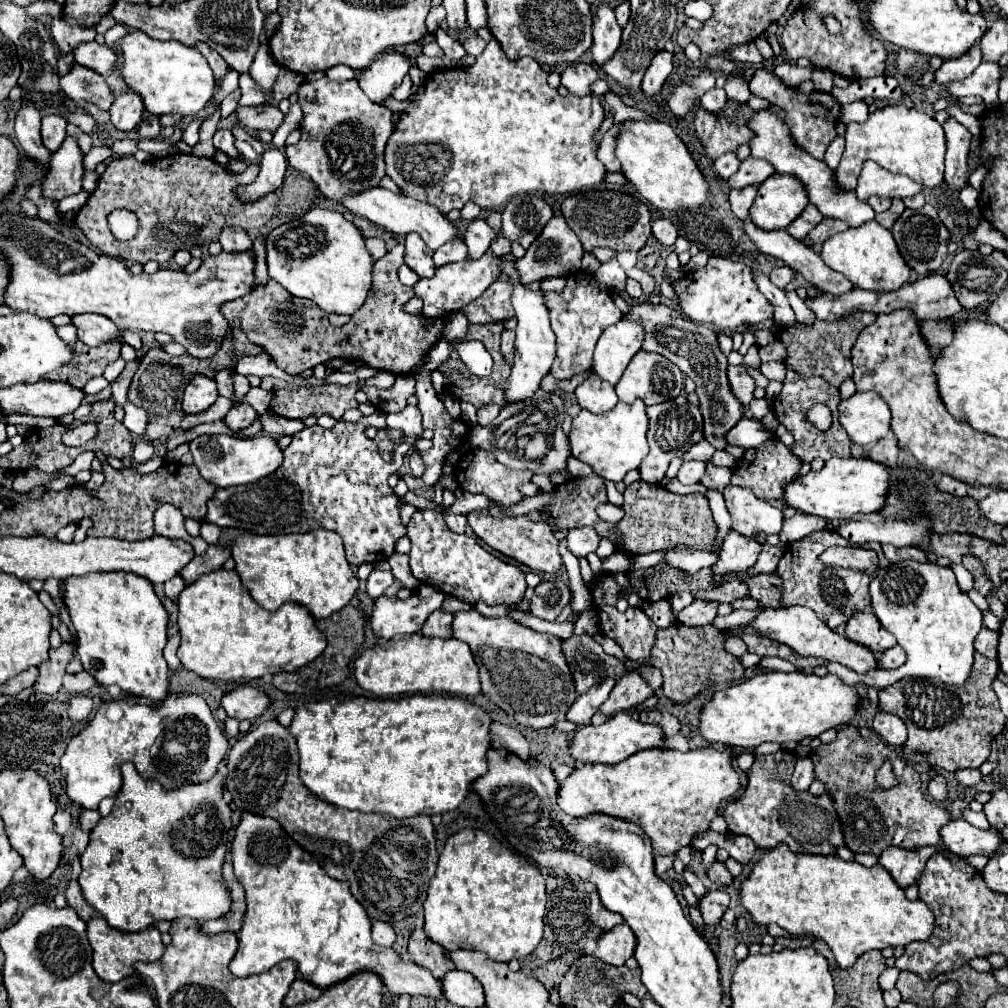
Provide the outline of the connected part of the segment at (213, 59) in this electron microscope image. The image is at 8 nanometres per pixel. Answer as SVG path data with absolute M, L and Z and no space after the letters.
M197 44L195 46L205 58L207 58L207 62L209 62L209 66L213 68L213 72L215 72L215 78L219 80L223 74L225 74L225 70L227 70L227 64L225 64L225 60L213 50L213 48L209 48L209 44Z

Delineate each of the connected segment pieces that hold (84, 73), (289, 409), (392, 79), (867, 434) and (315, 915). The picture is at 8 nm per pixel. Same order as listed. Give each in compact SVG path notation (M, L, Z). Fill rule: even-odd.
M73 64L71 72L61 78L61 88L71 100L87 100L101 110L107 110L113 102L113 94L105 84L105 78L79 64Z
M357 382L349 386L335 386L333 392L329 392L329 386L309 386L305 390L295 392L279 390L275 392L275 398L269 408L273 414L285 418L319 418L323 414L341 418L349 408L357 408L357 390Z
M391 50L377 58L363 74L359 76L361 90L379 106L393 96L393 90L401 86L403 74L409 72L409 58L403 52Z
M857 392L839 404L839 422L855 444L867 446L891 430L891 412L877 392Z
M243 812L235 828L231 862L247 896L247 912L237 932L239 948L229 966L235 976L263 974L289 958L299 964L305 980L321 988L329 988L353 972L373 970L397 996L443 996L441 982L427 968L403 962L393 948L381 948L371 940L371 920L353 898L349 884L331 878L307 850L287 836L277 820Z

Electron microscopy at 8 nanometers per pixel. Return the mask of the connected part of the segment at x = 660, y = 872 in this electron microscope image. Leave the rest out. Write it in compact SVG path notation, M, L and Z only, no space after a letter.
M655 856L655 872L657 872L657 876L667 880L667 872L673 868L673 860L675 860L675 856Z

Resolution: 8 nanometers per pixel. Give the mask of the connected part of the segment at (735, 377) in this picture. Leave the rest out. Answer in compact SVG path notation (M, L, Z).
M731 366L727 368L727 376L729 376L729 386L733 396L737 396L737 400L741 400L741 404L745 408L749 408L749 404L755 400L753 390L755 390L755 380L747 374L745 366Z

